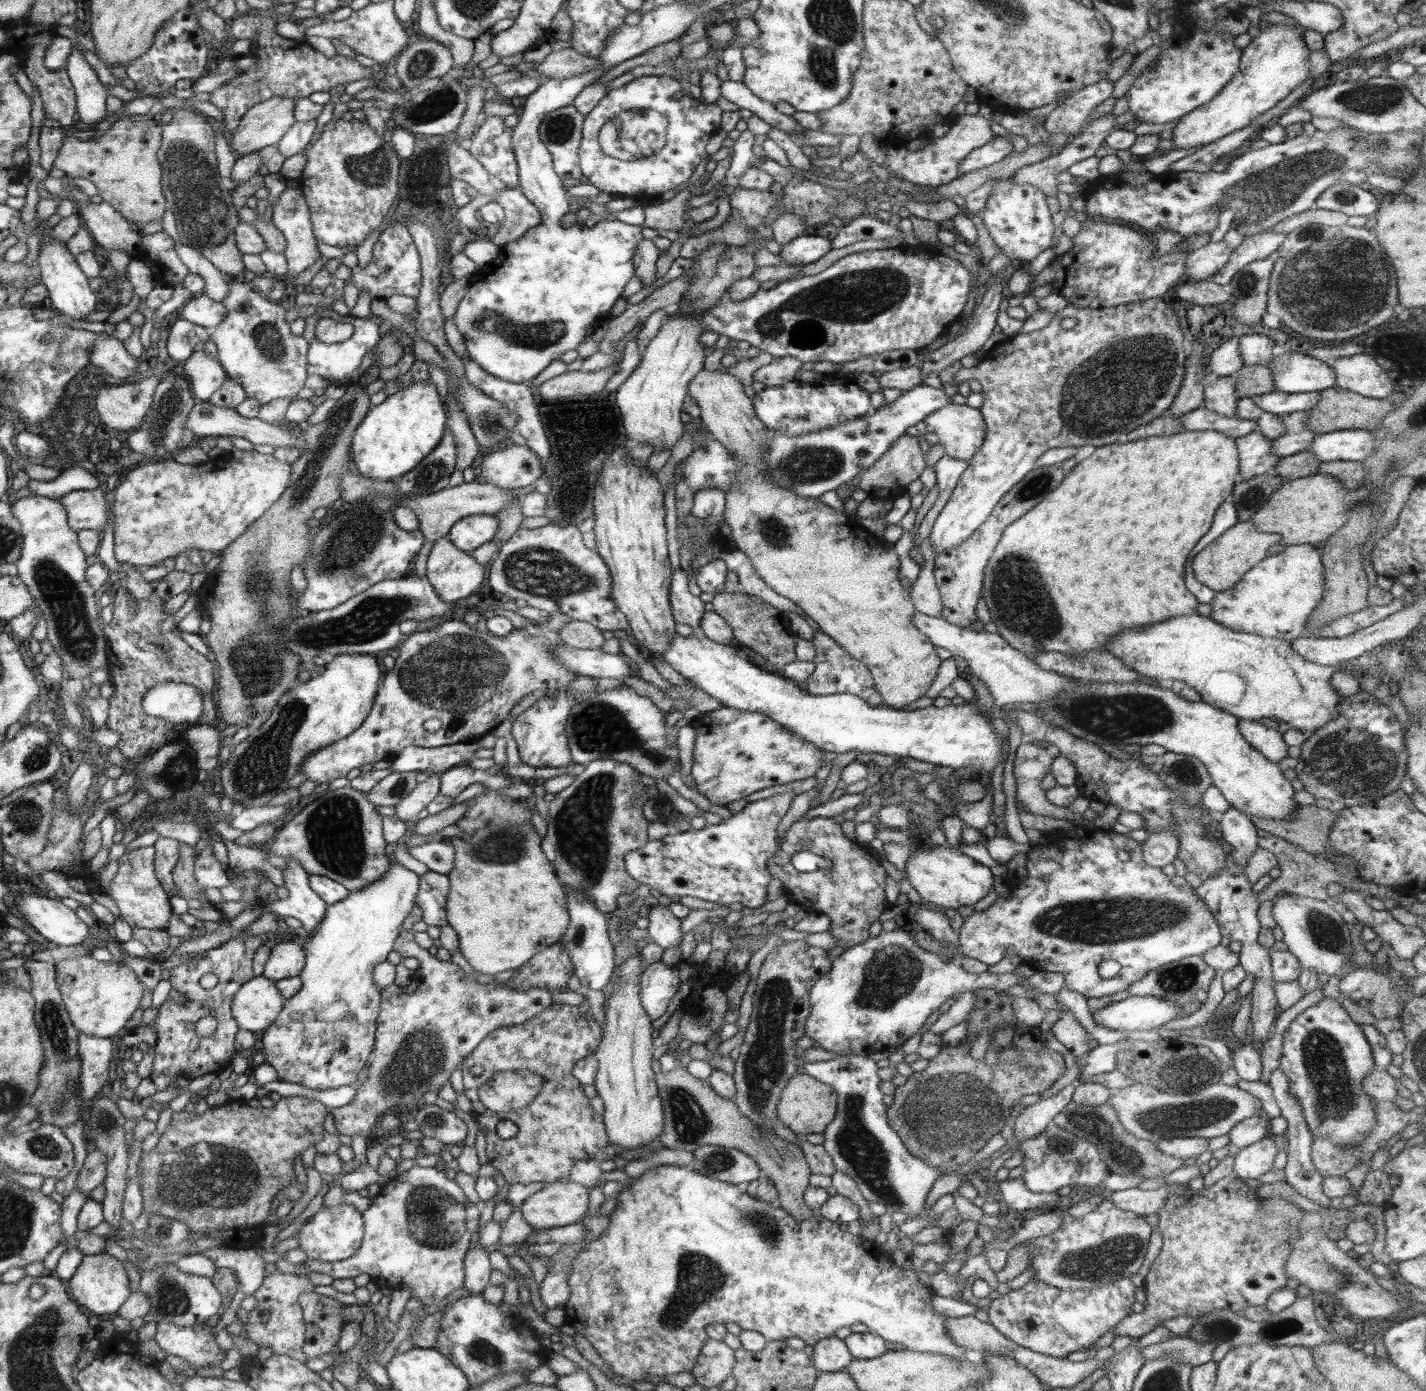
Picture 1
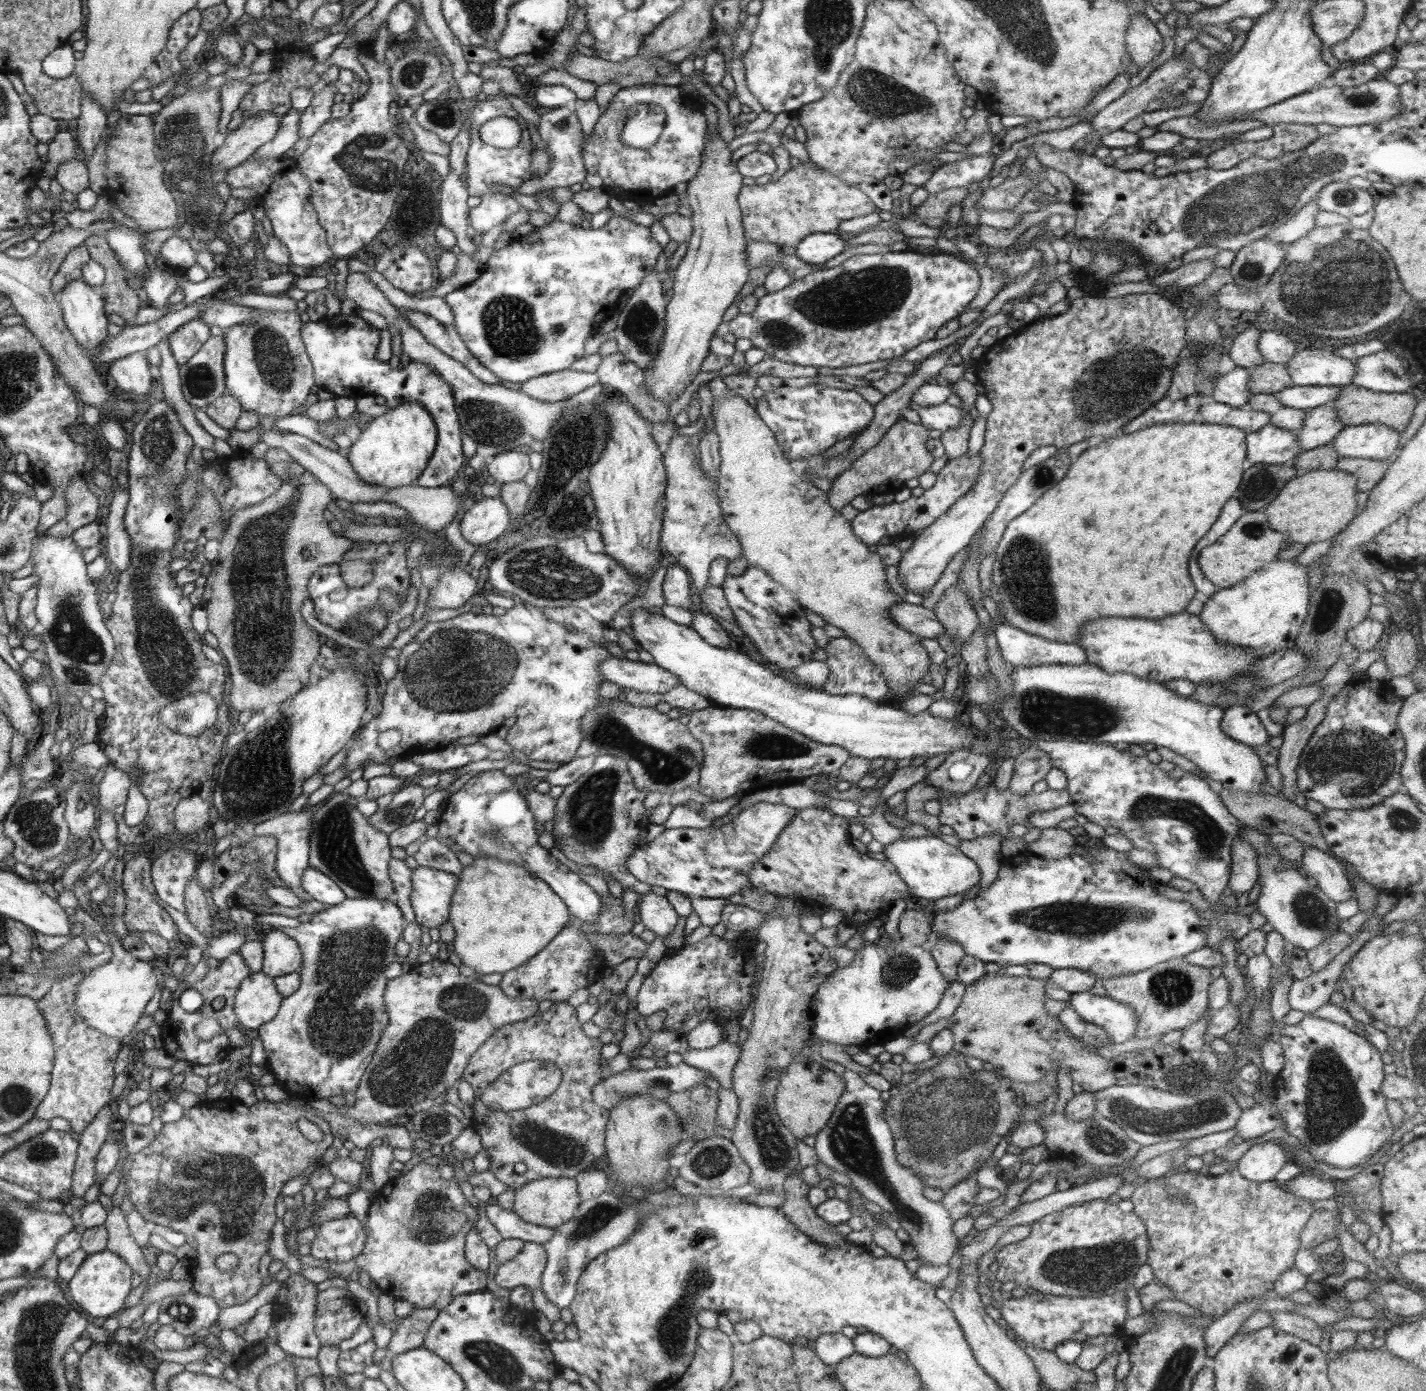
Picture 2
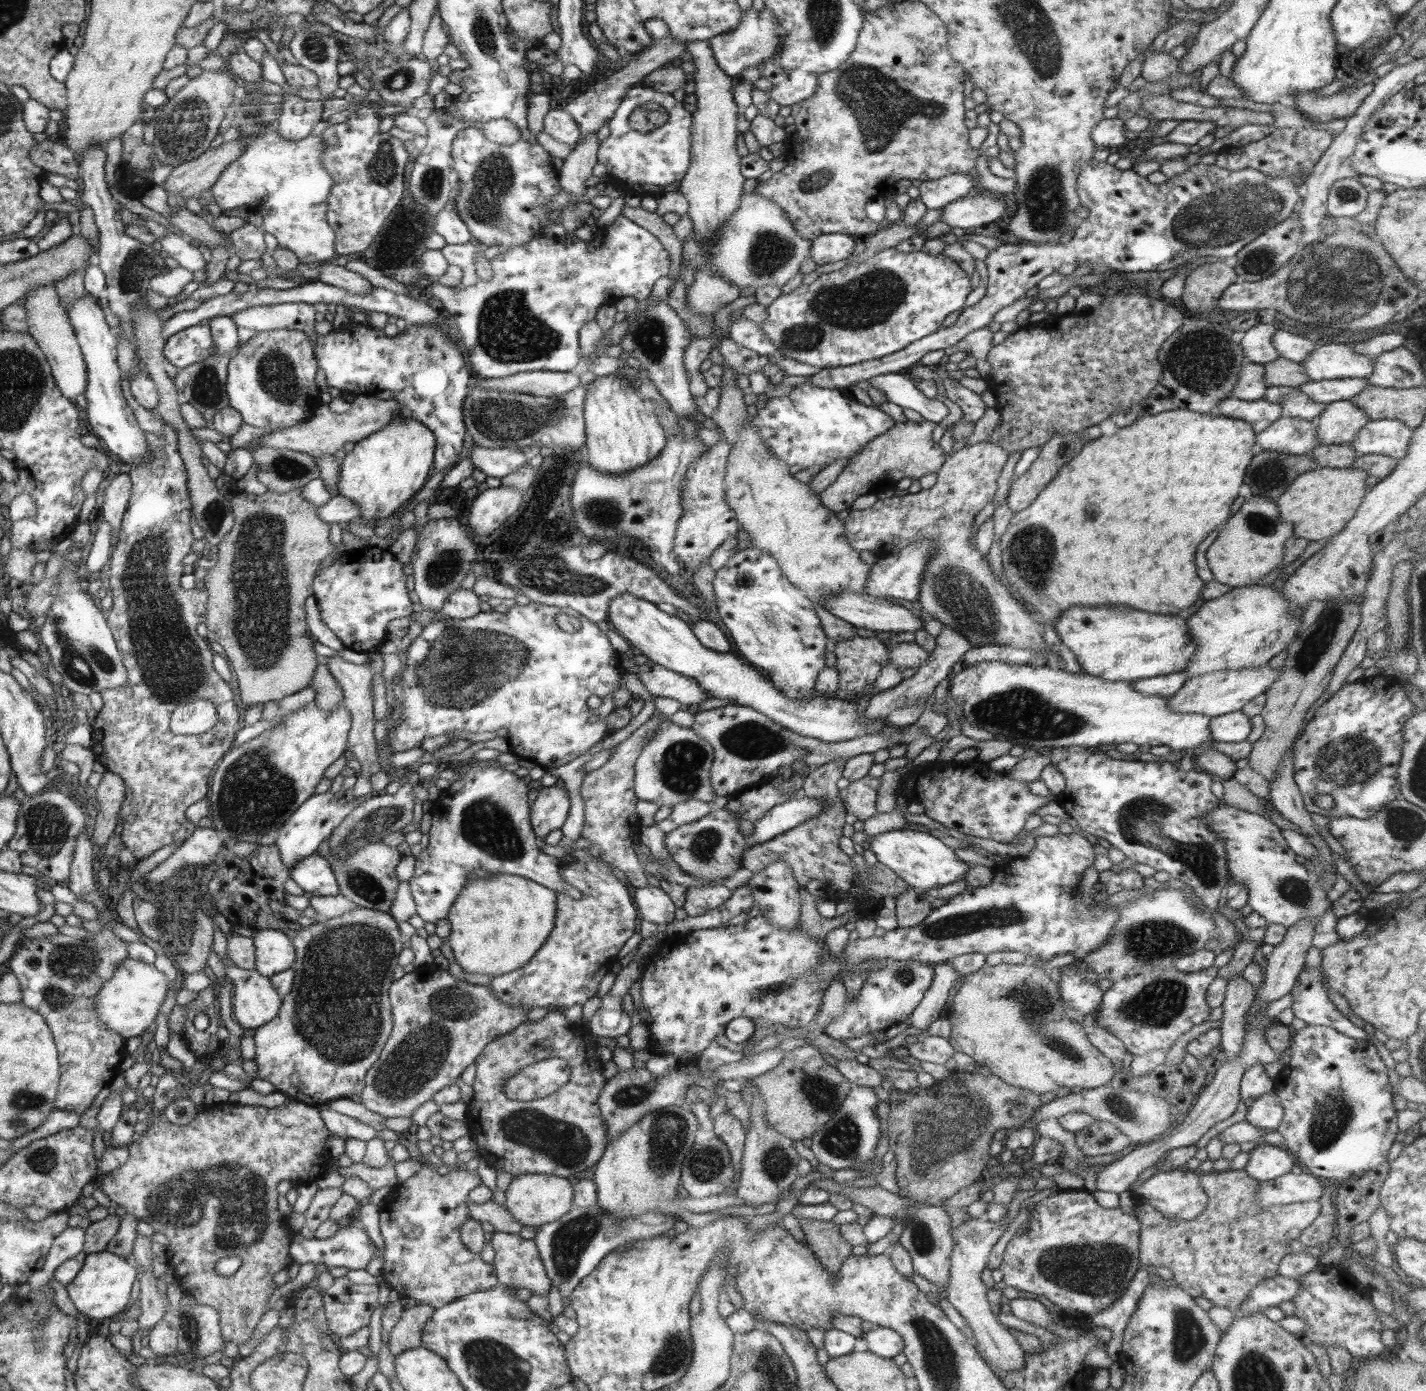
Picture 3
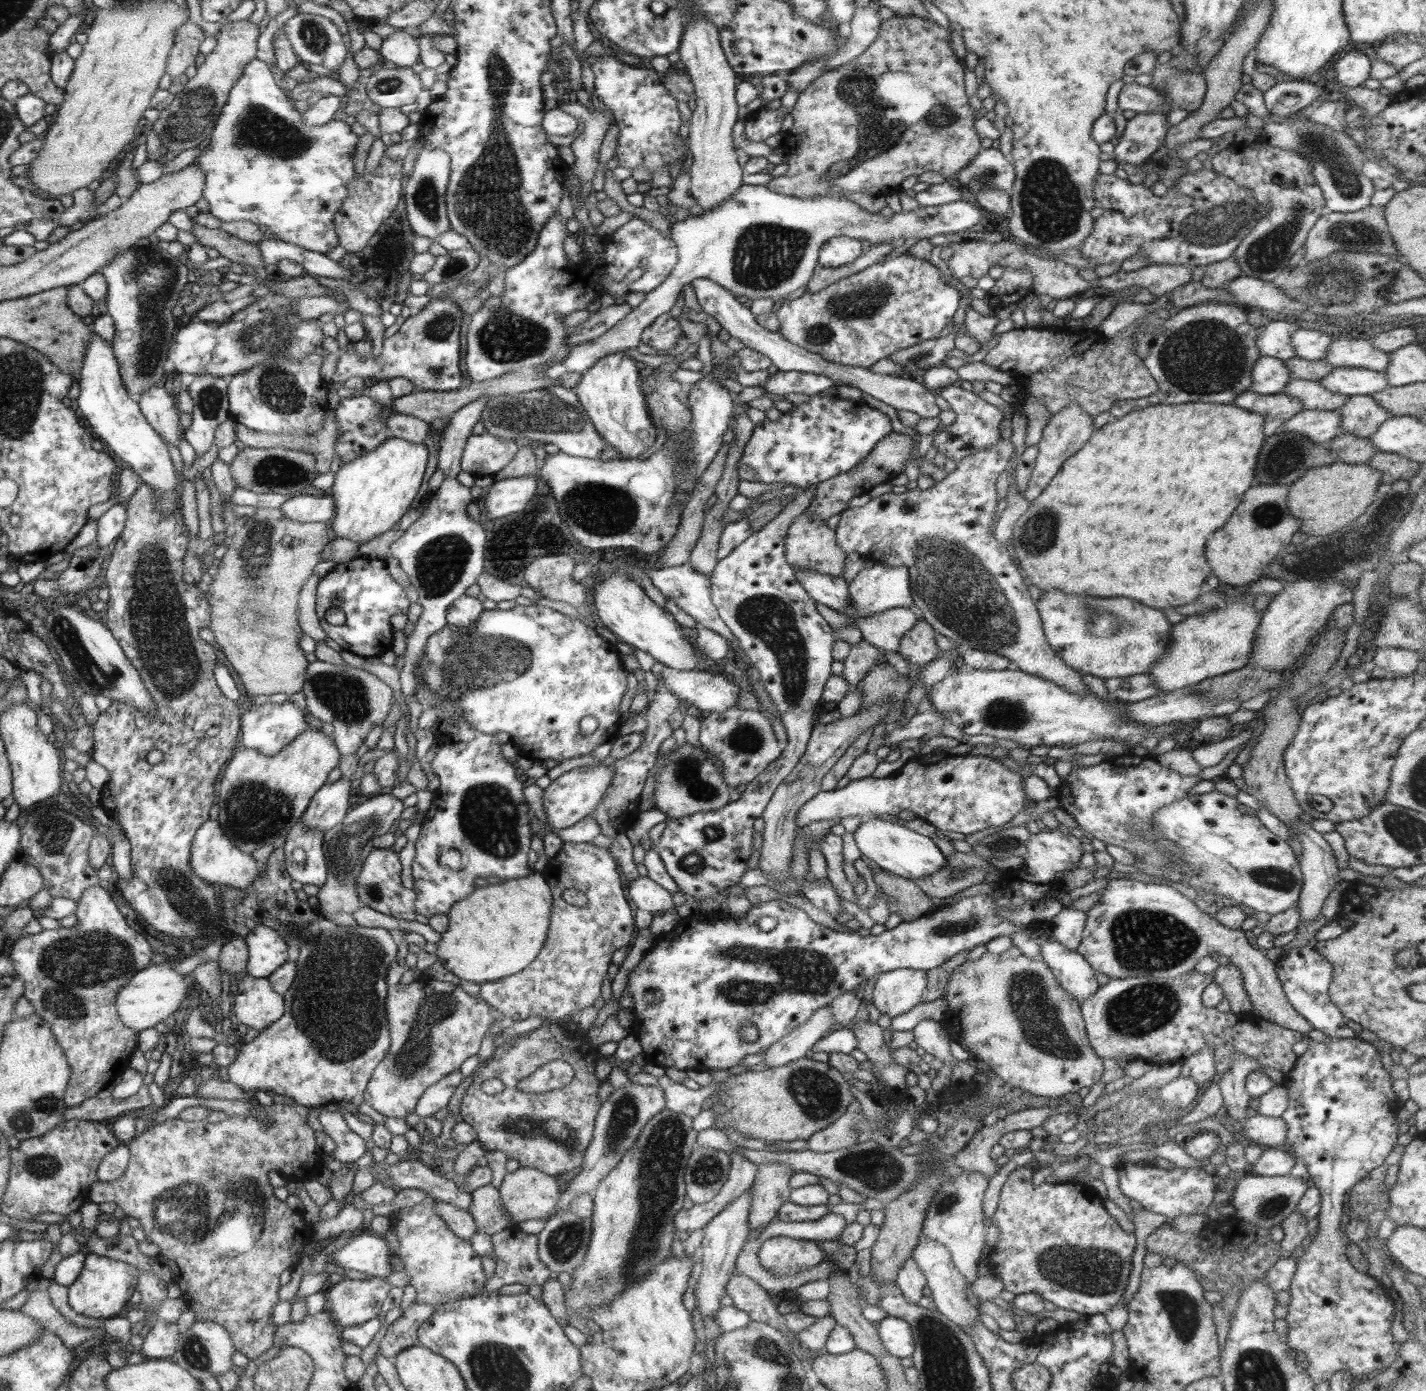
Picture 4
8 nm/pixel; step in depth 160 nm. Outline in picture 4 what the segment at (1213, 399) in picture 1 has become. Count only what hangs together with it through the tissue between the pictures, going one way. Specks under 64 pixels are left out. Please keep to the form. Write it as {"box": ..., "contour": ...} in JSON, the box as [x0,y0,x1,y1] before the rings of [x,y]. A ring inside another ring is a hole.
{"box":[1248,356,1292,395],"contour":[[[1261,356],[1252,367],[1252,385],[1248,391],[1270,395],[1282,393],[1292,378],[1284,362],[1272,356]]]}

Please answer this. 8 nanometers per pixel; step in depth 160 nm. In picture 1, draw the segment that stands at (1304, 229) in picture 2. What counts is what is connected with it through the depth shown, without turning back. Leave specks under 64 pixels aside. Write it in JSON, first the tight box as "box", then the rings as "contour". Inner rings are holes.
{"box":[1210,231,1287,288],"contour":[[[1268,231],[1246,239],[1235,248],[1224,268],[1221,268],[1210,280],[1227,288],[1239,270],[1242,270],[1244,266],[1252,261],[1270,256],[1283,244],[1286,238],[1287,234]]]}

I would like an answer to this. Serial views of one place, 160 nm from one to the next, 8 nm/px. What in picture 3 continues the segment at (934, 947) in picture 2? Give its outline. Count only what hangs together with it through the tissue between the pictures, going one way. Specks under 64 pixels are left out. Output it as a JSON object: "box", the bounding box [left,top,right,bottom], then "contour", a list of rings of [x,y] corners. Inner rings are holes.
{"box":[911,961,962,1030],"contour":[[[950,961],[936,964],[934,970],[932,984],[911,1016],[911,1026],[920,1030],[928,1028],[939,1019],[940,1011],[953,995],[956,981],[962,979]]]}

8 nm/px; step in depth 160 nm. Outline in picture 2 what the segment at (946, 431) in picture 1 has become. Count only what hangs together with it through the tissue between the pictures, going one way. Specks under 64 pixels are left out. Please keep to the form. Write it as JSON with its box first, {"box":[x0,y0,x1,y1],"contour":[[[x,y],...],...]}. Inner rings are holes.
{"box":[915,403,967,433],"contour":[[[949,403],[936,406],[916,405],[915,410],[920,416],[922,426],[928,430],[940,430],[942,433],[956,428],[967,415],[960,407],[952,406]]]}

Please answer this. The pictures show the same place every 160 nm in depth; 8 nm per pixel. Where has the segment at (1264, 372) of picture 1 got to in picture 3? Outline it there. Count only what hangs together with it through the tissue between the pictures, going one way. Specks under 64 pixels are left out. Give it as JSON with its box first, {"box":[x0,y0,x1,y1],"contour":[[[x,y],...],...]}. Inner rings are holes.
{"box":[1264,357,1311,388],"contour":[[[1279,357],[1265,365],[1264,382],[1270,387],[1296,388],[1309,382],[1311,378],[1304,372],[1299,360]]]}

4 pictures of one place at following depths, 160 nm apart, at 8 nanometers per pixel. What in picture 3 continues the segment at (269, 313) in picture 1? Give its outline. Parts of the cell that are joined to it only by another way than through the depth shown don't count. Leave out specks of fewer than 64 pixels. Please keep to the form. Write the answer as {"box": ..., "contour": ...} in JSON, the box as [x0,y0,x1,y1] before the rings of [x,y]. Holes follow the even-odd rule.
{"box":[226,329,318,428],"contour":[[[277,329],[256,332],[252,338],[243,344],[238,344],[235,355],[227,367],[226,393],[229,406],[241,414],[244,423],[256,428],[286,428],[294,426],[313,416],[314,408],[318,406],[318,390],[314,376],[316,376],[316,358],[309,337],[300,330]]]}

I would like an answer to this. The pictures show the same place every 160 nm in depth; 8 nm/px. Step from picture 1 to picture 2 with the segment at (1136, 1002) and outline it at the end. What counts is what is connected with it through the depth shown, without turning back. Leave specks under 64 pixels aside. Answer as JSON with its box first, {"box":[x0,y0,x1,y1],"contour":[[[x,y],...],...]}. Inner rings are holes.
{"box":[1069,991,1137,1044],"contour":[[[1092,991],[1071,994],[1069,1004],[1080,1018],[1105,1028],[1112,1044],[1126,1042],[1135,1034],[1137,1016],[1135,1010],[1127,1004]]]}

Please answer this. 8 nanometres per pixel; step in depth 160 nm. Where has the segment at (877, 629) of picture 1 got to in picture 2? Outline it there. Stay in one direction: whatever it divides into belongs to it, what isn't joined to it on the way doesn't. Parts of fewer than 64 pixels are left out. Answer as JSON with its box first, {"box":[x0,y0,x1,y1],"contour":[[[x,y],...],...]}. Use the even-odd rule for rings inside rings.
{"box":[712,392,931,697],"contour":[[[731,392],[730,396],[727,396],[719,401],[714,399],[712,406],[712,414],[714,415],[714,430],[720,437],[719,454],[721,455],[721,464],[718,468],[717,476],[717,493],[719,496],[719,505],[722,509],[724,522],[732,529],[732,532],[738,537],[739,543],[742,547],[742,554],[749,562],[749,566],[757,566],[764,569],[776,582],[779,582],[782,586],[785,586],[793,595],[796,595],[796,602],[800,602],[800,606],[805,609],[810,609],[813,613],[819,614],[828,624],[832,624],[842,629],[846,637],[856,641],[861,649],[867,654],[867,657],[873,662],[874,665],[878,665],[881,668],[884,678],[887,680],[887,686],[889,688],[888,697],[894,696],[909,696],[914,693],[913,685],[920,682],[924,674],[927,674],[928,666],[931,663],[930,657],[928,657],[929,651],[924,648],[920,641],[920,637],[915,634],[910,634],[907,630],[900,628],[889,616],[888,609],[891,609],[892,605],[896,603],[906,601],[897,596],[890,585],[886,581],[886,565],[882,563],[880,555],[878,553],[872,553],[868,549],[868,544],[864,544],[860,538],[858,538],[852,530],[851,521],[842,516],[842,513],[838,509],[832,508],[829,505],[827,494],[821,489],[818,489],[810,480],[802,480],[796,476],[796,472],[792,470],[790,462],[782,447],[778,444],[774,433],[769,426],[758,416],[755,408],[751,408],[748,404],[748,400]]]}

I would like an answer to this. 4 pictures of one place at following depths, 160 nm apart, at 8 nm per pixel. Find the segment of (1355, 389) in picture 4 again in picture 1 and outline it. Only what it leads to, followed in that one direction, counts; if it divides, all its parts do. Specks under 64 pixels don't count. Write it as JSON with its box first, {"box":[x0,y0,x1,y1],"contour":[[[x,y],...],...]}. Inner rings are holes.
{"box":[1251,391,1320,415],"contour":[[[1275,391],[1269,394],[1252,396],[1251,398],[1263,411],[1277,415],[1287,415],[1312,409],[1318,403],[1320,393],[1288,394],[1288,392]]]}

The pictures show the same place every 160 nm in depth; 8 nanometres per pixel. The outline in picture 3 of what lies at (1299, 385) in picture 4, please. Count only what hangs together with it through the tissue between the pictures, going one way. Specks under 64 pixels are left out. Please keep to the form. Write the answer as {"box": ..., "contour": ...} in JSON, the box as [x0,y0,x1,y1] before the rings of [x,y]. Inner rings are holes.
{"box":[1264,387,1326,421],"contour":[[[1270,387],[1266,390],[1264,399],[1280,404],[1284,409],[1284,417],[1303,418],[1306,421],[1316,420],[1326,406],[1322,402],[1310,400],[1298,387]]]}

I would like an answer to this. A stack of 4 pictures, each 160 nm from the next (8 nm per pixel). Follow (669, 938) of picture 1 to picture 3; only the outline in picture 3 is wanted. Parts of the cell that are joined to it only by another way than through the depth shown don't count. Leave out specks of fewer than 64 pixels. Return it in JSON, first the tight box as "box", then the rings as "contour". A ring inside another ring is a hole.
{"box":[633,887,677,928],"contour":[[[638,887],[633,889],[633,894],[644,920],[654,922],[662,928],[675,919],[674,912],[677,906],[661,888]]]}

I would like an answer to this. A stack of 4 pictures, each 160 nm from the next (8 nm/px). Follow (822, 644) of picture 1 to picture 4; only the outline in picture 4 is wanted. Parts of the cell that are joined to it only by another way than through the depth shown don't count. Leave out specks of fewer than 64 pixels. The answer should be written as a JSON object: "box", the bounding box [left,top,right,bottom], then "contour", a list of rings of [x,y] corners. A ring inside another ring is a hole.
{"box":[842,639,886,686],"contour":[[[862,639],[860,642],[851,645],[849,655],[842,660],[844,663],[843,677],[854,686],[862,680],[874,665],[886,661],[884,653]]]}

